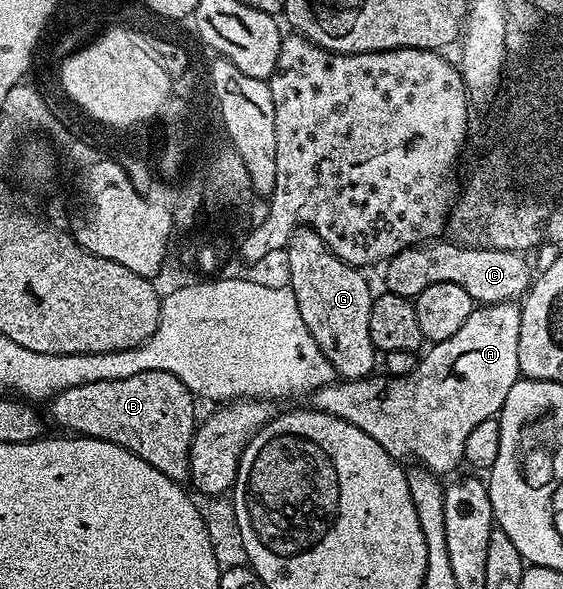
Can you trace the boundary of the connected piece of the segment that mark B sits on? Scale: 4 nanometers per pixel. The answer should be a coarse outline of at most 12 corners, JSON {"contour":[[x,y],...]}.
{"contour":[[168,371],[48,402],[59,430],[190,475],[194,394]]}

